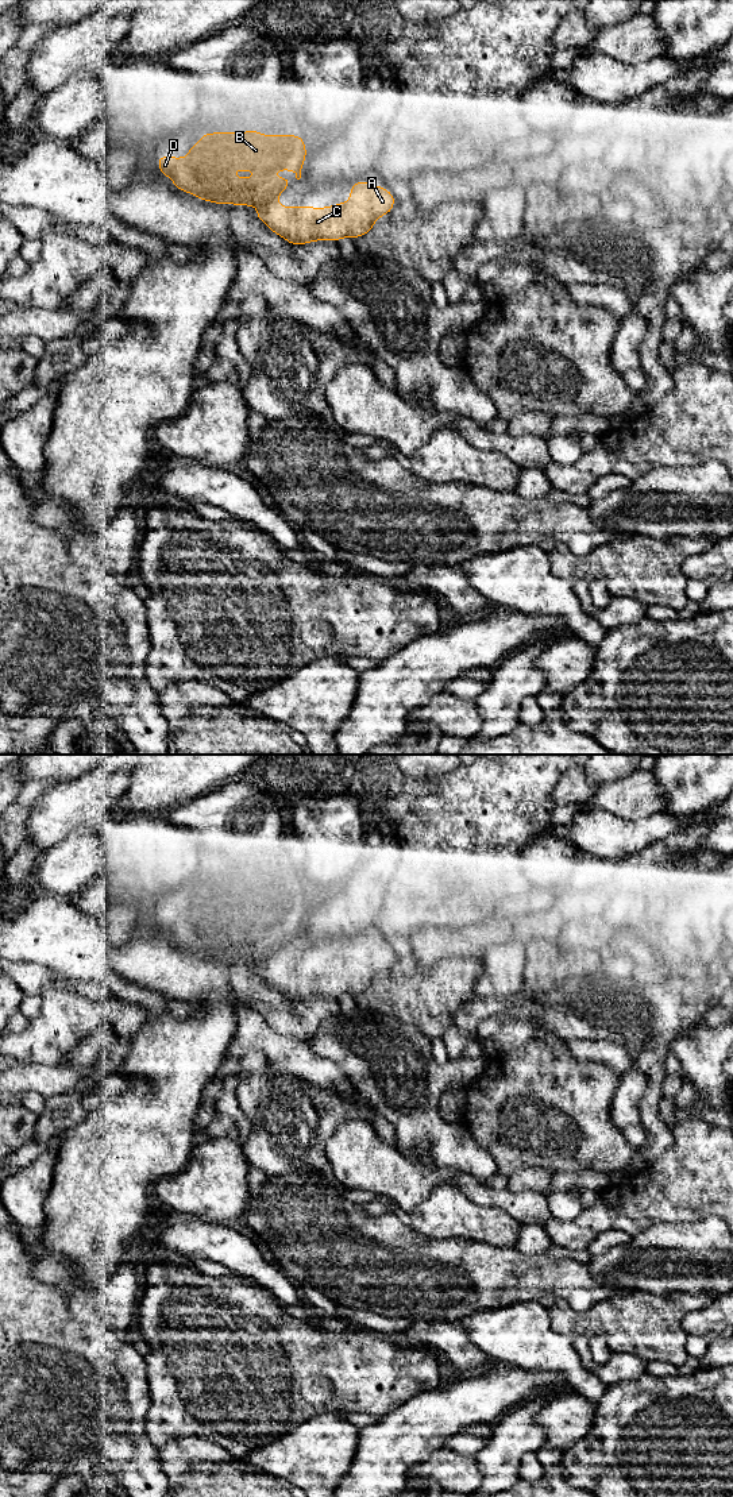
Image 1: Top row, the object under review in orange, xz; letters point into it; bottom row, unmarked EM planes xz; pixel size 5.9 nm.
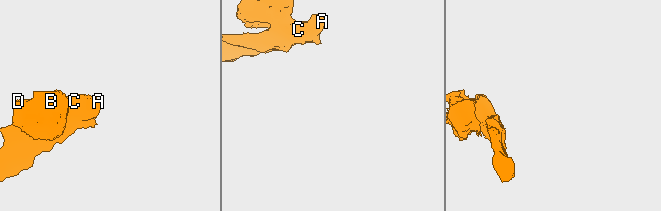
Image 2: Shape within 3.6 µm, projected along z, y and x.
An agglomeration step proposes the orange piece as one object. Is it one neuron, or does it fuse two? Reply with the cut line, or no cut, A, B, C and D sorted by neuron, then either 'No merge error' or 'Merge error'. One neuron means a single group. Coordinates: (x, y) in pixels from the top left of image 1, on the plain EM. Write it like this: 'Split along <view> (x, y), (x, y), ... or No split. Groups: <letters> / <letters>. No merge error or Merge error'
Split along xz (278, 950), (272, 957), (262, 957), (259, 960). Groups: A C / B D. Merge error

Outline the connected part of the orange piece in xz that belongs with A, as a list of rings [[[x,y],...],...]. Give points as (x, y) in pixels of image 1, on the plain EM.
[[[363,937],[352,941],[348,958],[333,962],[279,962],[278,957],[279,952],[273,958],[261,958],[256,972],[269,985],[294,1002],[360,994],[371,987],[381,972],[390,969],[396,958],[391,948]]]

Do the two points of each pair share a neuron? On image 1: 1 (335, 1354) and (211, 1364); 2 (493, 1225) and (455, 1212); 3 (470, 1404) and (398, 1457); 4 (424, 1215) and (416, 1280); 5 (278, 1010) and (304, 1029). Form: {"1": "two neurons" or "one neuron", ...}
{"1": "one neuron", "2": "one neuron", "3": "one neuron", "4": "two neurons", "5": "one neuron"}

